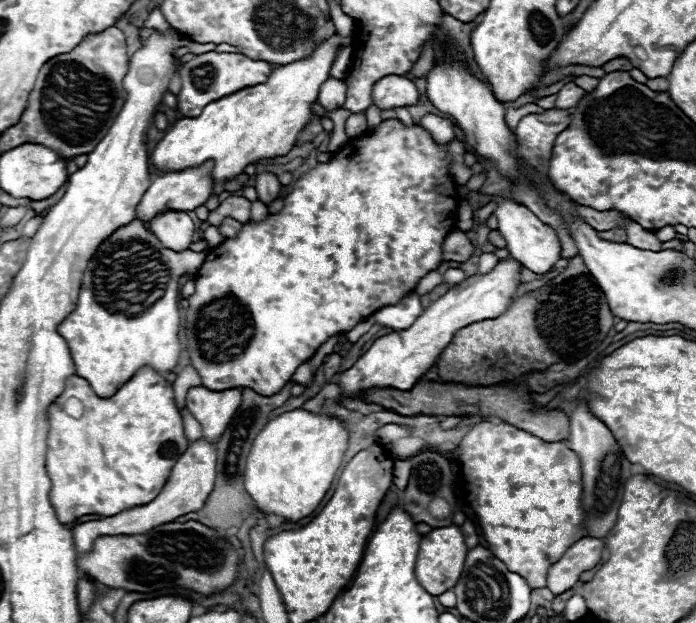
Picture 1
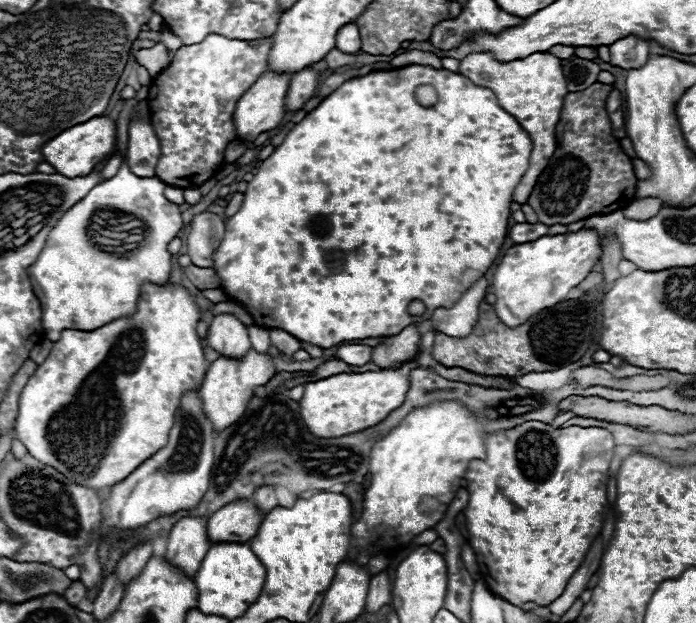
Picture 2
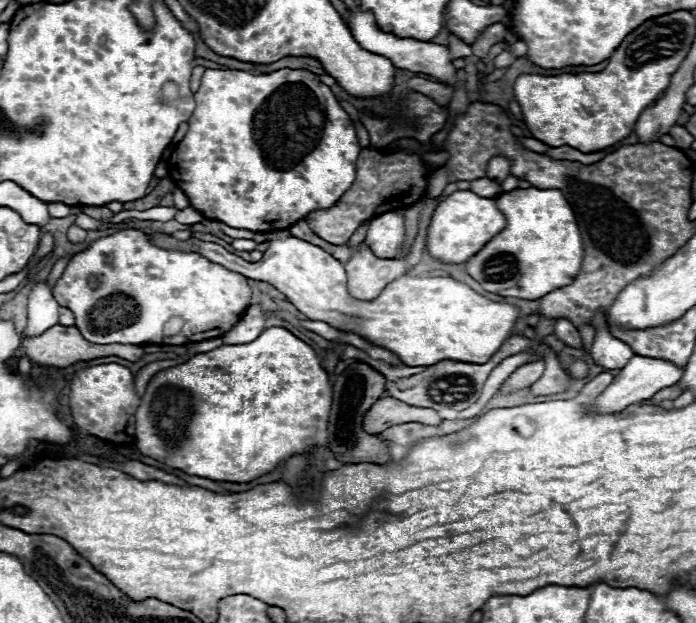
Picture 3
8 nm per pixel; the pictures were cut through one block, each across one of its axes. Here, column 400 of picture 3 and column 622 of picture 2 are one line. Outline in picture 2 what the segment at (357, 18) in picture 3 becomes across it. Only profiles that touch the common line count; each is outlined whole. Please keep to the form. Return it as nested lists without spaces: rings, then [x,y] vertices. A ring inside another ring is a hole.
[[[626,36],[610,44],[610,64],[626,70],[640,68],[648,60],[648,40]]]

